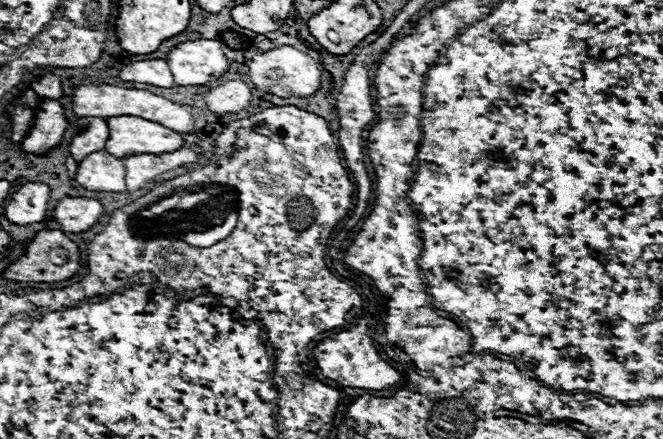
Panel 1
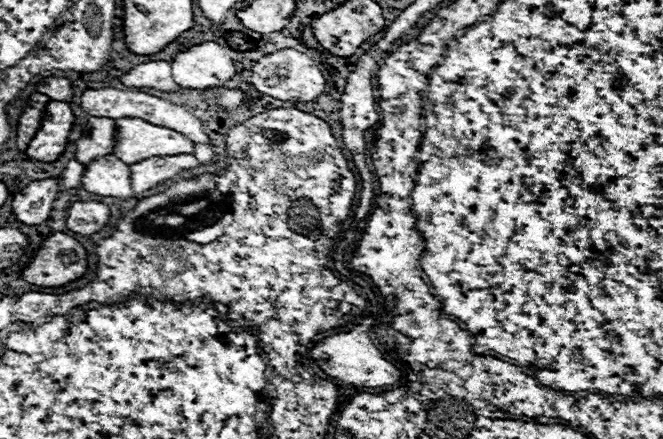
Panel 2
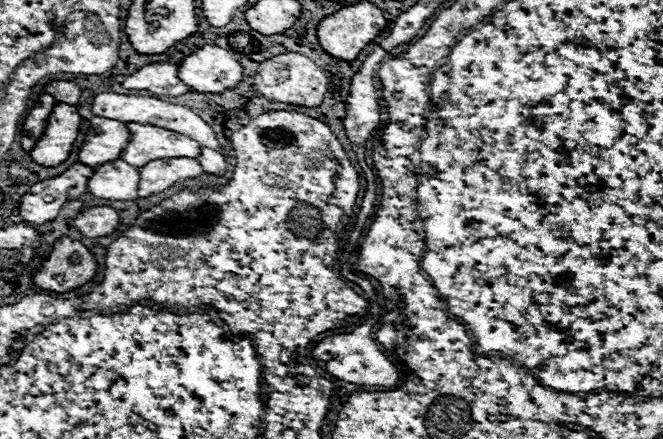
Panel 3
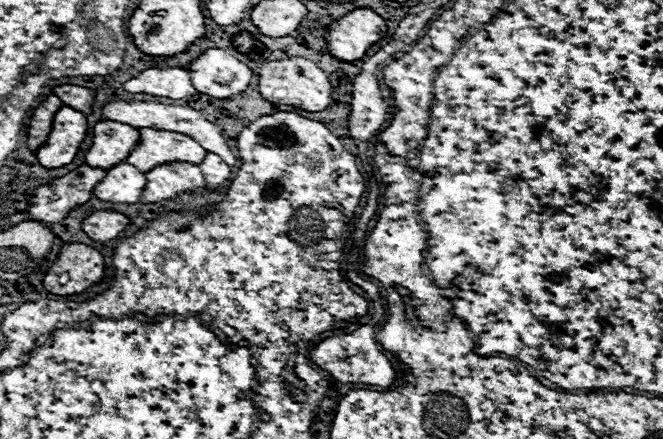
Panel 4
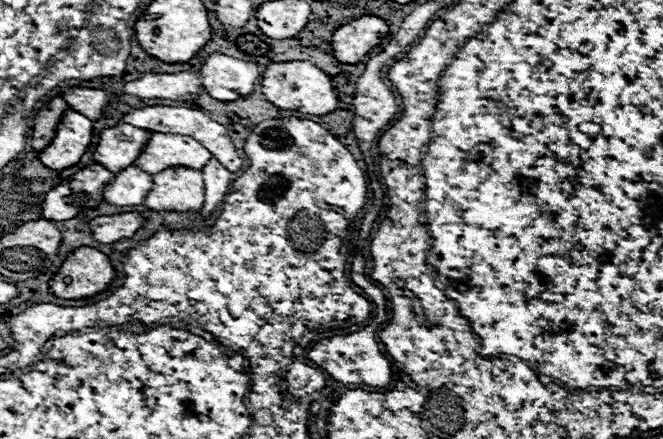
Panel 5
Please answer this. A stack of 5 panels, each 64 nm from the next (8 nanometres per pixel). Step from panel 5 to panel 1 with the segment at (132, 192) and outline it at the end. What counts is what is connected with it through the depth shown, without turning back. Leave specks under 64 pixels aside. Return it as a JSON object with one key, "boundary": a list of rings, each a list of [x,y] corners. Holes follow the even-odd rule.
{"boundary":[[[102,150],[100,154],[90,154],[84,162],[78,162],[76,182],[94,192],[126,192],[128,186],[124,176],[126,168],[120,158]]]}

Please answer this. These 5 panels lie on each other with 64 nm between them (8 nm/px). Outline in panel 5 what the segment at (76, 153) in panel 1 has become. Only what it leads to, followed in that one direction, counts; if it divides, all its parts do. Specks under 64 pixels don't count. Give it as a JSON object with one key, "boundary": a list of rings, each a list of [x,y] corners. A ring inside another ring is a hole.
{"boundary":[[[118,124],[114,128],[106,128],[100,132],[100,144],[94,152],[94,160],[96,164],[102,164],[112,172],[120,172],[136,164],[148,140],[150,140],[148,130],[130,124]]]}

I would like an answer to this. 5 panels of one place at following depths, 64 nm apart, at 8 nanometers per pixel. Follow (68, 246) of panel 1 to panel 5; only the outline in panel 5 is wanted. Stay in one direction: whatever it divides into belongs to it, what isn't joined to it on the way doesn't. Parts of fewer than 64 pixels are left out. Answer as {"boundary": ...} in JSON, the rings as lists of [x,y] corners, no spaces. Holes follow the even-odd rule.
{"boundary":[[[82,246],[66,258],[58,274],[50,280],[50,292],[66,300],[92,298],[108,290],[114,278],[112,260],[96,248]]]}

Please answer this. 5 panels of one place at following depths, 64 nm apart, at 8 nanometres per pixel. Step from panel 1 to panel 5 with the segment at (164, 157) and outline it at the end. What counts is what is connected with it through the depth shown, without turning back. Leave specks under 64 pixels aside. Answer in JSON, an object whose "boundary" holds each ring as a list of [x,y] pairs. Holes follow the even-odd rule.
{"boundary":[[[172,168],[152,176],[154,188],[144,206],[150,210],[170,212],[200,212],[204,204],[204,180],[200,170]]]}

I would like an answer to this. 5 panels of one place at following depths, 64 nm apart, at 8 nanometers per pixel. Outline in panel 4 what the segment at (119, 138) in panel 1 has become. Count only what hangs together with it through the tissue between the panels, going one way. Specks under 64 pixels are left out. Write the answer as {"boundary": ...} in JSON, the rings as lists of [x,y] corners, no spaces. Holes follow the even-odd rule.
{"boundary":[[[140,128],[140,142],[128,156],[128,164],[136,166],[142,172],[150,172],[154,166],[168,162],[200,164],[206,154],[208,152],[190,136],[154,128]]]}

